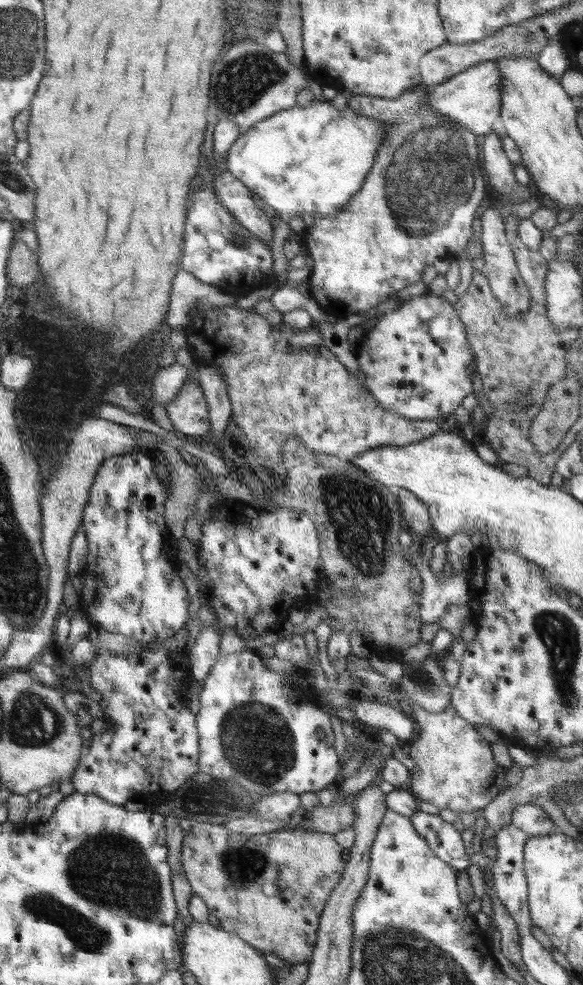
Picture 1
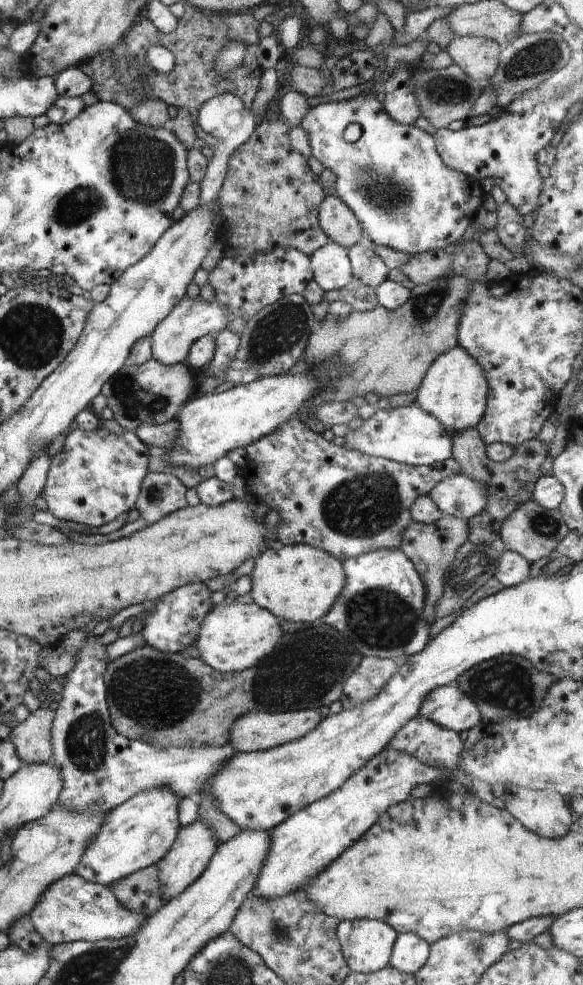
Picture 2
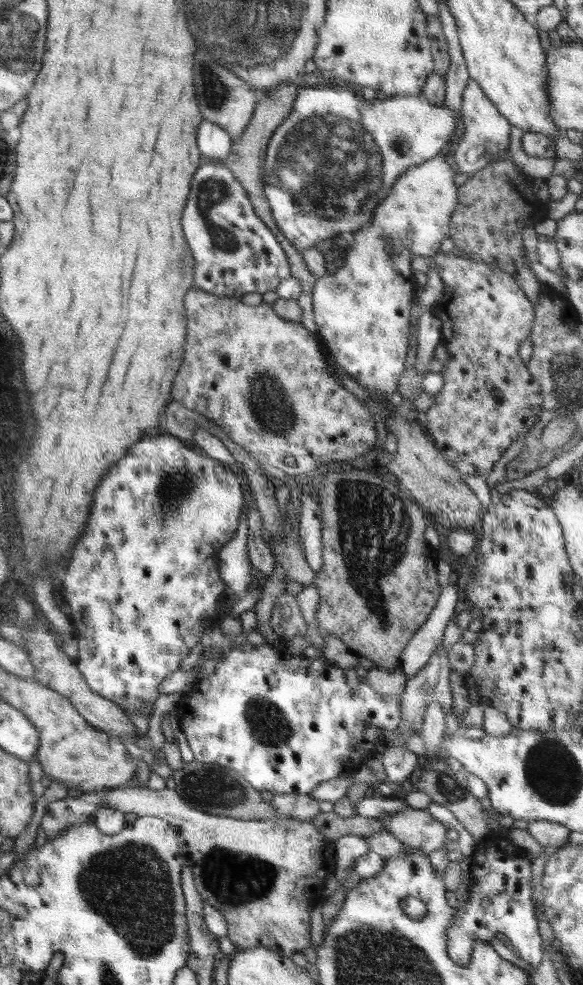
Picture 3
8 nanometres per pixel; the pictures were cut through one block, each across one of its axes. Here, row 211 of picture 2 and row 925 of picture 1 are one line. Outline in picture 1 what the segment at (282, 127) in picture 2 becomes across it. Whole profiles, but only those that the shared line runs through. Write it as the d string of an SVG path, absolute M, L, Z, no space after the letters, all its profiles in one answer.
M194 823L192 829L183 836L182 846L182 866L184 874L186 874L186 878L191 884L192 892L194 895L199 896L204 900L208 911L214 914L220 921L220 924L222 924L222 929L228 931L230 934L239 936L241 939L248 942L248 944L251 944L263 952L275 954L275 956L283 959L288 964L307 964L311 961L316 945L319 921L323 914L326 901L329 899L332 891L336 888L336 885L340 882L345 869L346 853L336 843L334 835L326 834L324 832L304 832L302 828L287 828L270 833L246 836L244 834L239 834L238 832L231 832L230 829L224 827L224 825Z

